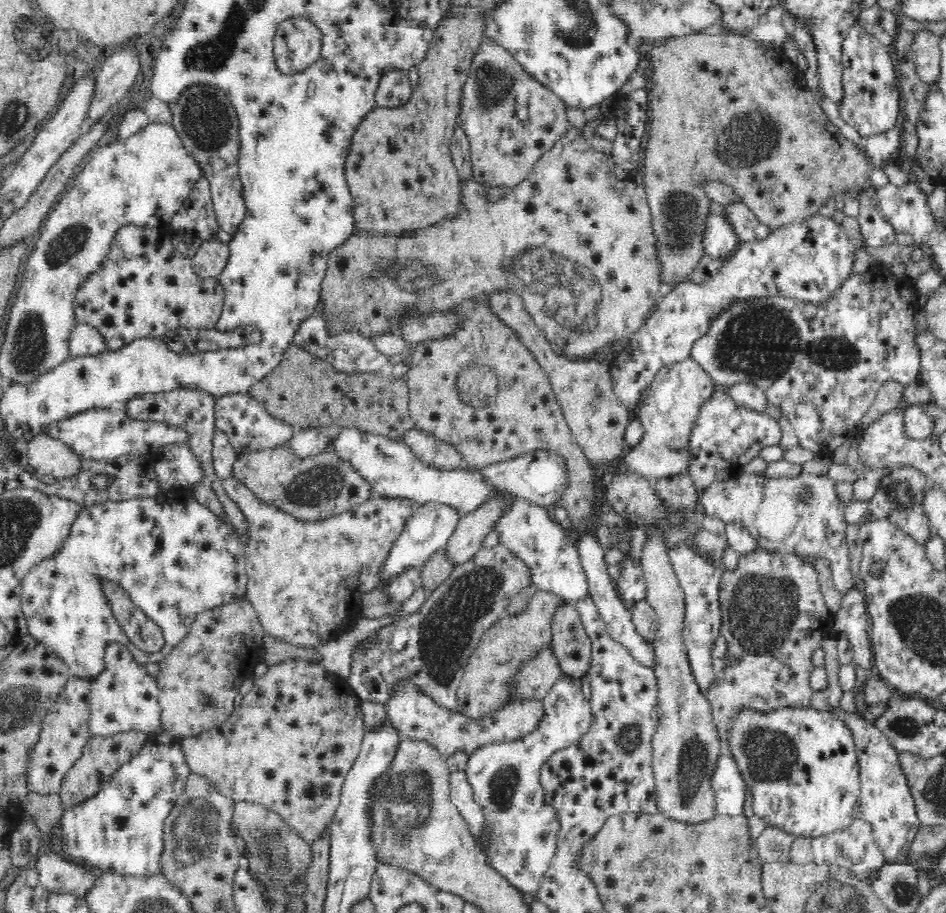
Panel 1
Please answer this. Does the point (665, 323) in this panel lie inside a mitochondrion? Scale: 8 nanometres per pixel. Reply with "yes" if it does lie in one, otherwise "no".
no

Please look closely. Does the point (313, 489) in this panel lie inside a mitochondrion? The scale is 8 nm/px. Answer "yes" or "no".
yes

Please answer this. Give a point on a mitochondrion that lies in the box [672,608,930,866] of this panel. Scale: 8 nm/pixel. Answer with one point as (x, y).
(771, 754)

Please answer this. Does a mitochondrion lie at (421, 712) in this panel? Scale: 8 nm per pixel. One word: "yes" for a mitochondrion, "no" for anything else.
no

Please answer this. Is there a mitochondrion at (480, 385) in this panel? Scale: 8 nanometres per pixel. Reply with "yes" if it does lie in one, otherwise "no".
yes

